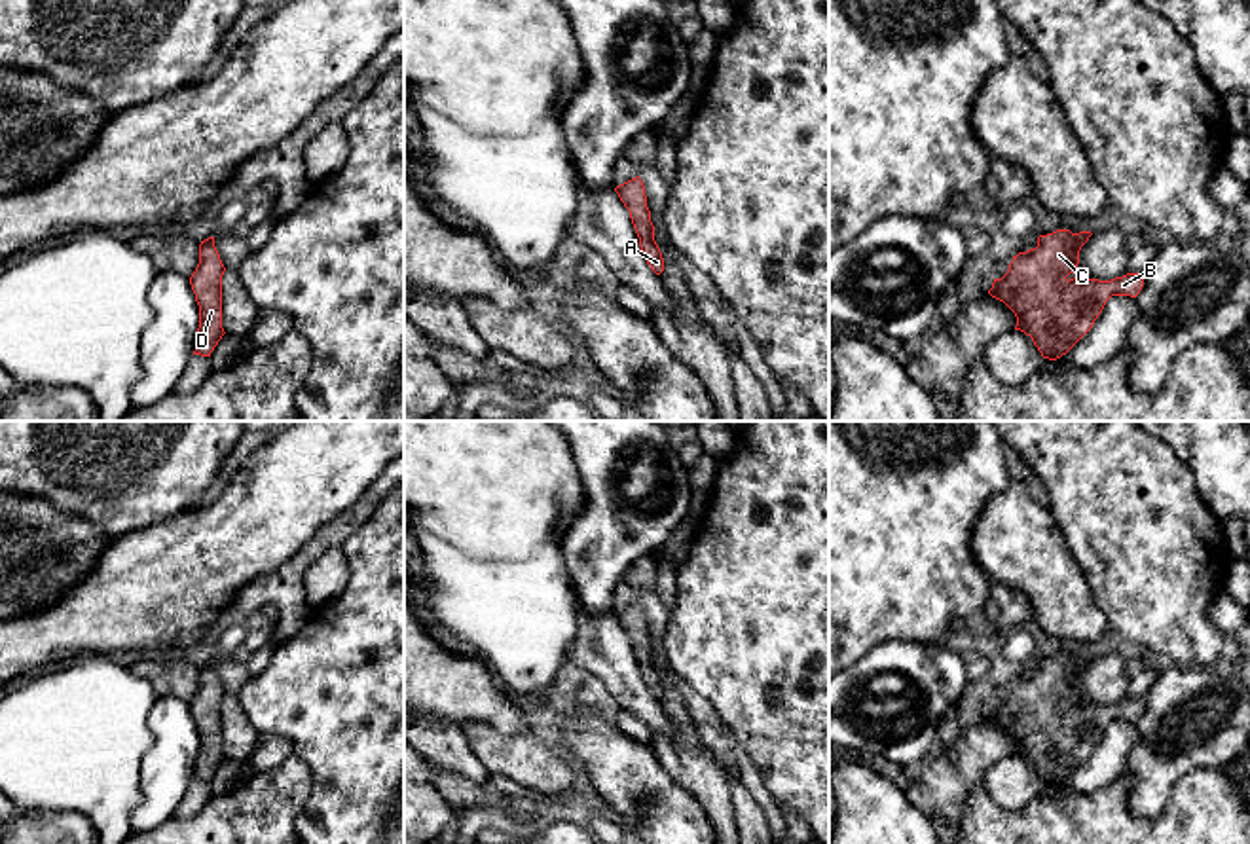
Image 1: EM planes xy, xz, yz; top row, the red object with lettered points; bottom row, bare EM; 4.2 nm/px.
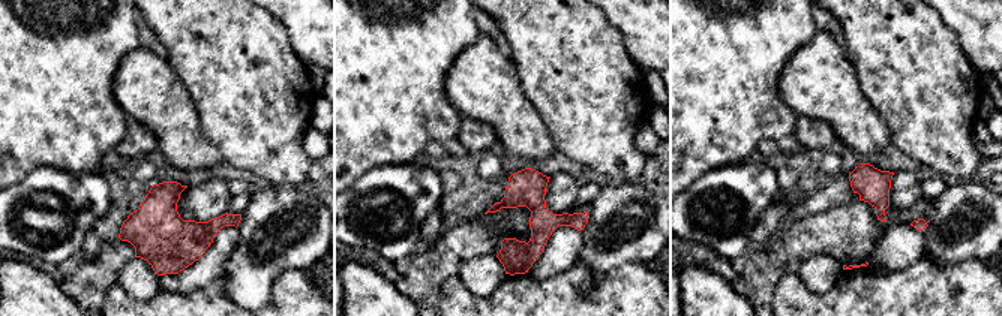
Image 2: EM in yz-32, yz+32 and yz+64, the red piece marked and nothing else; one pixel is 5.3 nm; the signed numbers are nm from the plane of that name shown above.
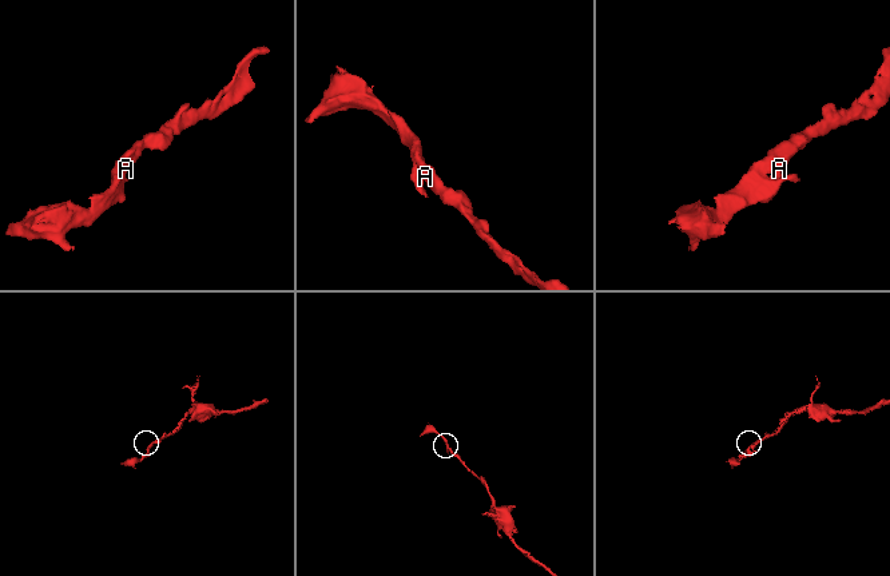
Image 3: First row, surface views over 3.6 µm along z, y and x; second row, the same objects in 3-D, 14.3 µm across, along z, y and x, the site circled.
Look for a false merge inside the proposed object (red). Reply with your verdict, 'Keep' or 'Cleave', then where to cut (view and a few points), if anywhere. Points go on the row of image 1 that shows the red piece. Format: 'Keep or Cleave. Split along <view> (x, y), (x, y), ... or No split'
Keep. No split

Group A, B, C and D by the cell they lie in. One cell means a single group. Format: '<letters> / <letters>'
A B C D

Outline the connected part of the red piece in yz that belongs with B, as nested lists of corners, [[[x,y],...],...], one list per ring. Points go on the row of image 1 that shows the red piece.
[[[1070,229],[1039,235],[1038,247],[1013,256],[1007,273],[988,290],[1015,313],[1015,330],[1030,336],[1043,358],[1066,355],[1093,328],[1112,296],[1136,298],[1144,286],[1140,273],[1068,281],[1091,235]]]

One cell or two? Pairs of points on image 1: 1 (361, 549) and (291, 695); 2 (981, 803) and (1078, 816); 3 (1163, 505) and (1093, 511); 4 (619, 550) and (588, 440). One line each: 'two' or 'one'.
1: one
2: one
3: one
4: one

